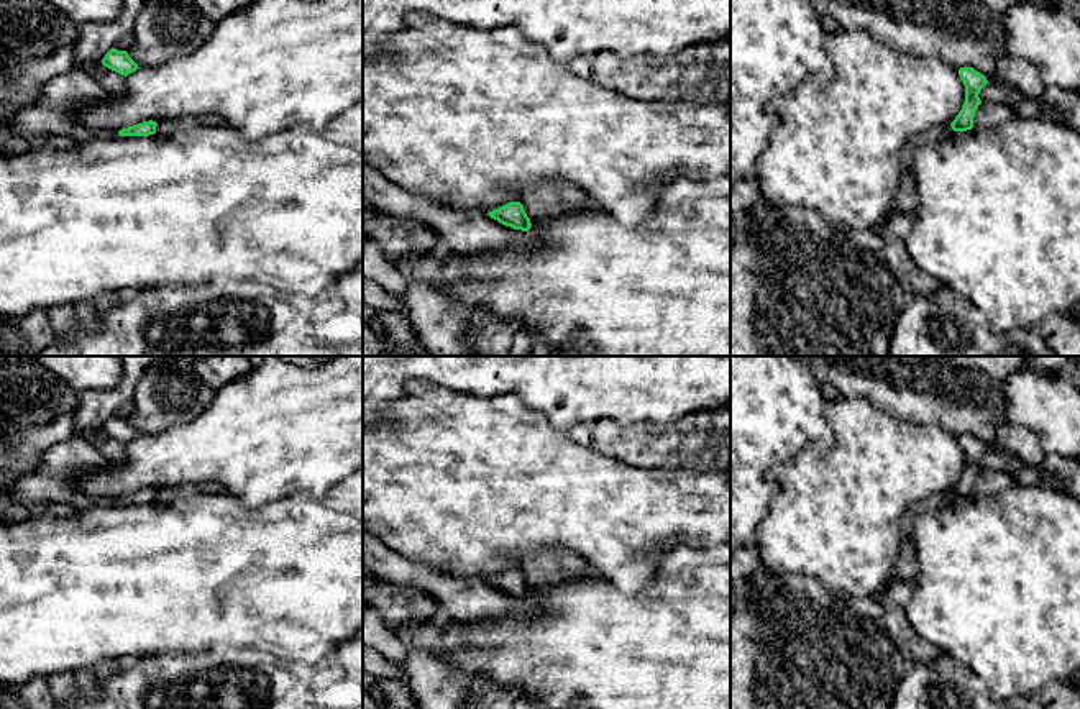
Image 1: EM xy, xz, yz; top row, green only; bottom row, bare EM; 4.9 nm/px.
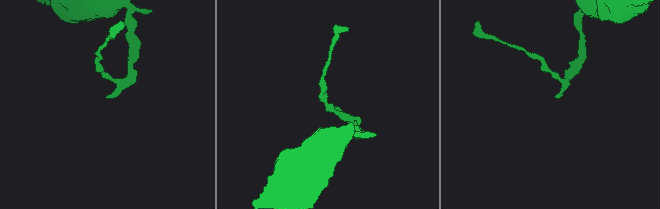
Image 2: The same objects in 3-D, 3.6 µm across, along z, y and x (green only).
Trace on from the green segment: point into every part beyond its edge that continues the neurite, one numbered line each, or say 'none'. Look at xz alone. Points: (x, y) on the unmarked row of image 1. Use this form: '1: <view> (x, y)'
none

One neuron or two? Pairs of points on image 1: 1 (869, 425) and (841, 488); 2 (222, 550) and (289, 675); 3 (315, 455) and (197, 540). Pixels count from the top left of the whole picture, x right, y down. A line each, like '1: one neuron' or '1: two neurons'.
1: one neuron
2: two neurons
3: two neurons

